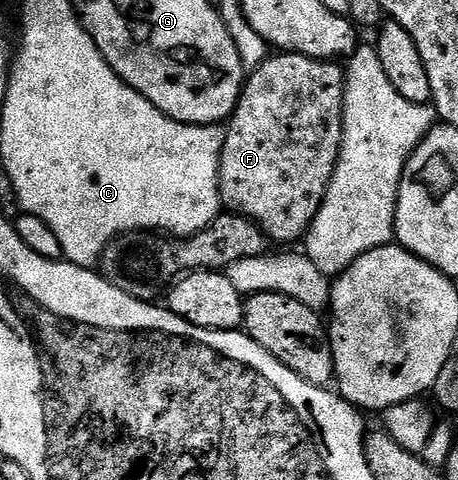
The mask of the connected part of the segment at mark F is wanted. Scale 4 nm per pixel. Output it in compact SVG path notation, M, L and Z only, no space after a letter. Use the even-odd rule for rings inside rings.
M278 52L265 58L263 64L257 66L246 76L245 84L241 86L241 97L233 109L233 115L227 122L225 129L225 142L221 152L221 187L222 206L230 213L237 213L248 221L254 221L265 232L270 242L297 241L300 242L308 233L323 199L327 195L327 187L333 178L337 160L341 154L343 143L343 95L345 94L345 71L336 60L320 61L314 57L304 57L298 53Z

